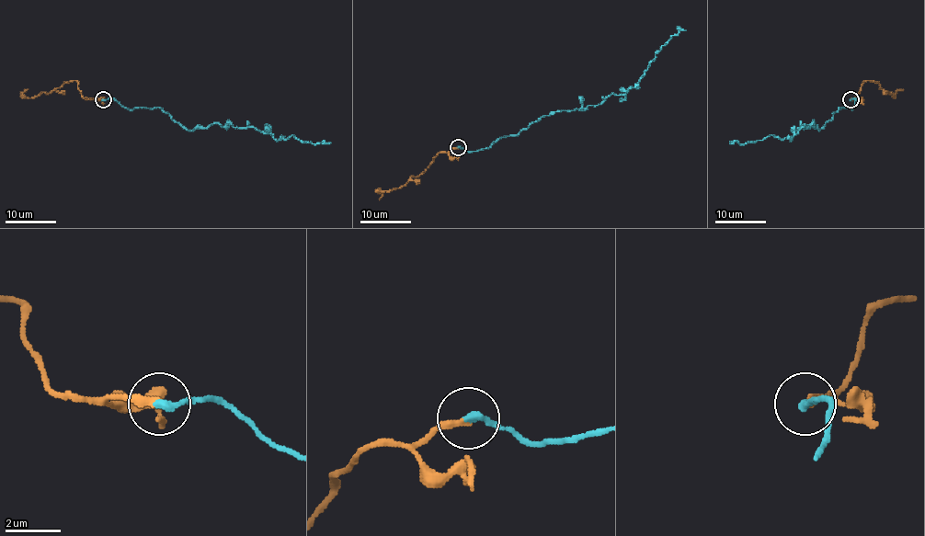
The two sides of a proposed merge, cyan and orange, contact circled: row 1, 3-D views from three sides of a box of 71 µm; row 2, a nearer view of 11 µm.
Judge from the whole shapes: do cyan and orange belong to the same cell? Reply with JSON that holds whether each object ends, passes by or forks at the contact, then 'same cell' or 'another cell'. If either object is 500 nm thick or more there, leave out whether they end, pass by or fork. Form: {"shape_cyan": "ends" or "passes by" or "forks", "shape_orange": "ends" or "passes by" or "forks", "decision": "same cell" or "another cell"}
{"shape_cyan": "ends", "shape_orange": "ends", "decision": "same cell"}

